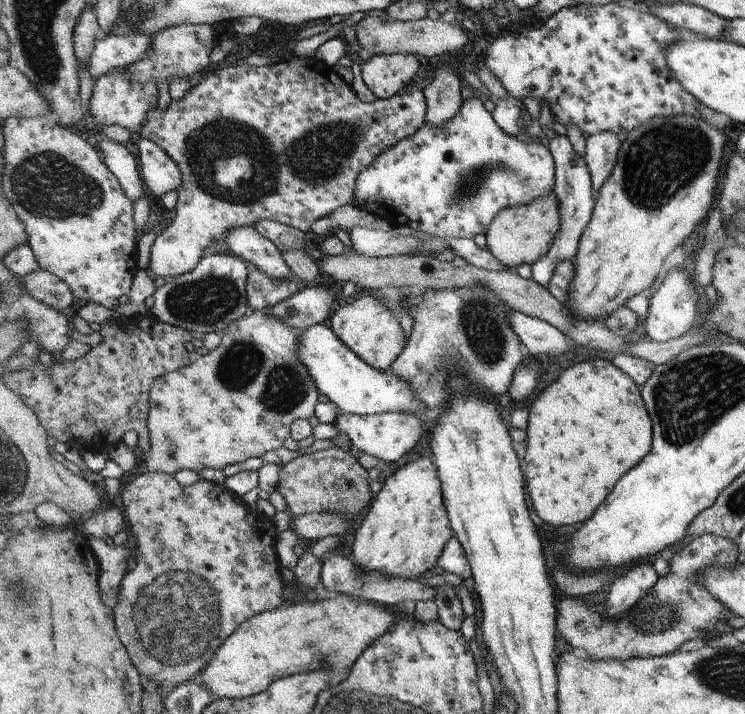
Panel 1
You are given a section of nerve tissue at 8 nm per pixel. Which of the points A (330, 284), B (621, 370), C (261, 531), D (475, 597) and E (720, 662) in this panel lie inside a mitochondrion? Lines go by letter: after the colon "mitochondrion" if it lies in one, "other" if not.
A: other
B: other
C: other
D: other
E: mitochondrion

